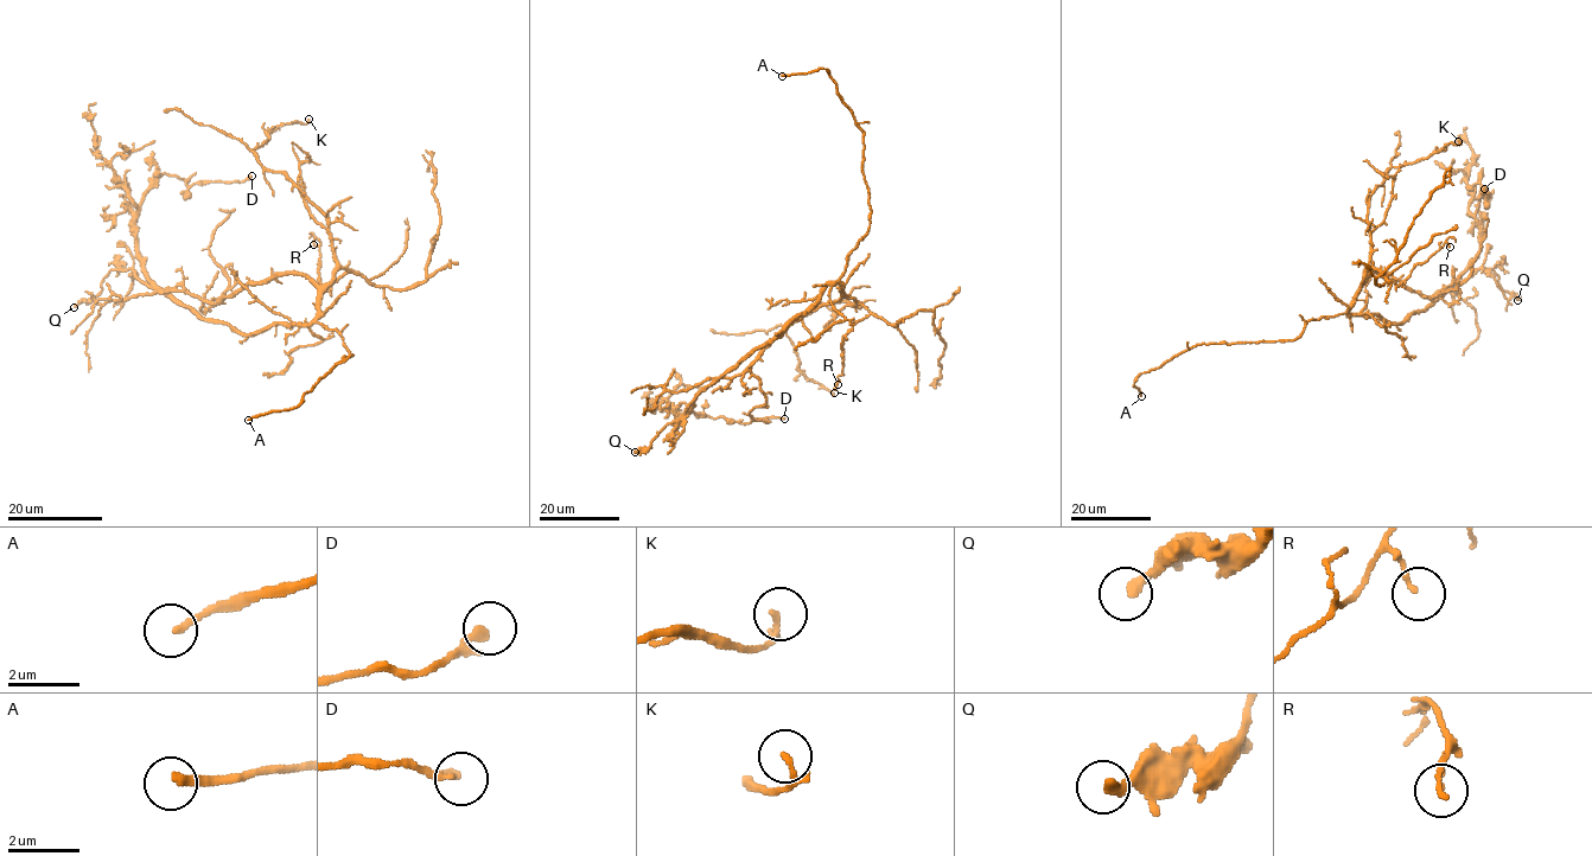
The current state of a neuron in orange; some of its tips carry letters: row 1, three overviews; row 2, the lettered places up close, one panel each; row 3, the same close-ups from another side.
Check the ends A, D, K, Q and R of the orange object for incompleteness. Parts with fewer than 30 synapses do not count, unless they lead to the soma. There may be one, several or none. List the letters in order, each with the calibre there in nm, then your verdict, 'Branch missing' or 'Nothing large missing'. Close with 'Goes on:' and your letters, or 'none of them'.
A: Thickness 240 nm. Branch missing
D: Thickness 240 nm. Nothing large missing
K: Thickness 180 nm. Nothing large missing
Q: Thickness 280 nm. Nothing large missing
R: Thickness 130 nm. Nothing large missing
Goes on: A

